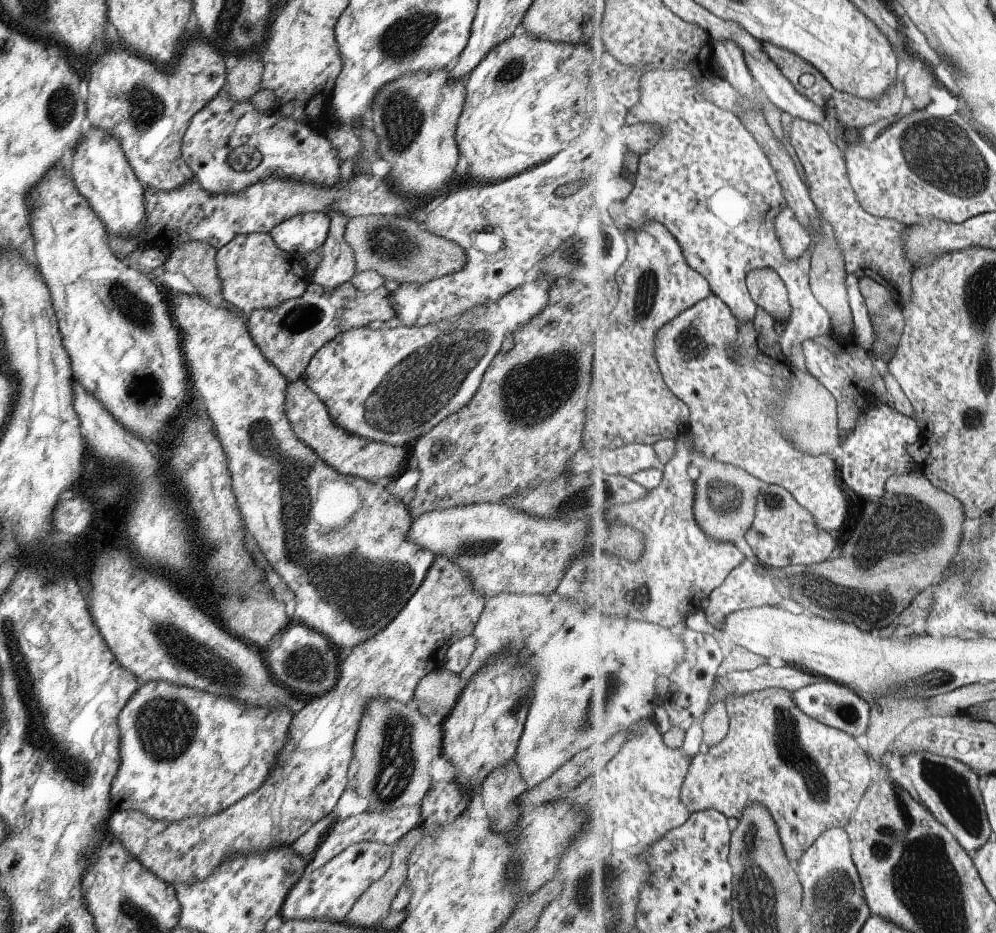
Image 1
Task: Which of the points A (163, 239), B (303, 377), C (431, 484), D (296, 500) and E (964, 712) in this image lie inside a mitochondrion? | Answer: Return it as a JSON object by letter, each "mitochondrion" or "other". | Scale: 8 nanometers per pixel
{"A":"other","B":"other","C":"other","D":"mitochondrion","E":"other"}

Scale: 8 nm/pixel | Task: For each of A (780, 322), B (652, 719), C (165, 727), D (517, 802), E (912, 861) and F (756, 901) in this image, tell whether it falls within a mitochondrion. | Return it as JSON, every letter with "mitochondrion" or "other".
{"A":"other","B":"other","C":"mitochondrion","D":"other","E":"mitochondrion","F":"mitochondrion"}

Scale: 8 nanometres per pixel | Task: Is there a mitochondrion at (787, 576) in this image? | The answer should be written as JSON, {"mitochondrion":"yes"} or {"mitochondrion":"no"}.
{"mitochondrion":"no"}

